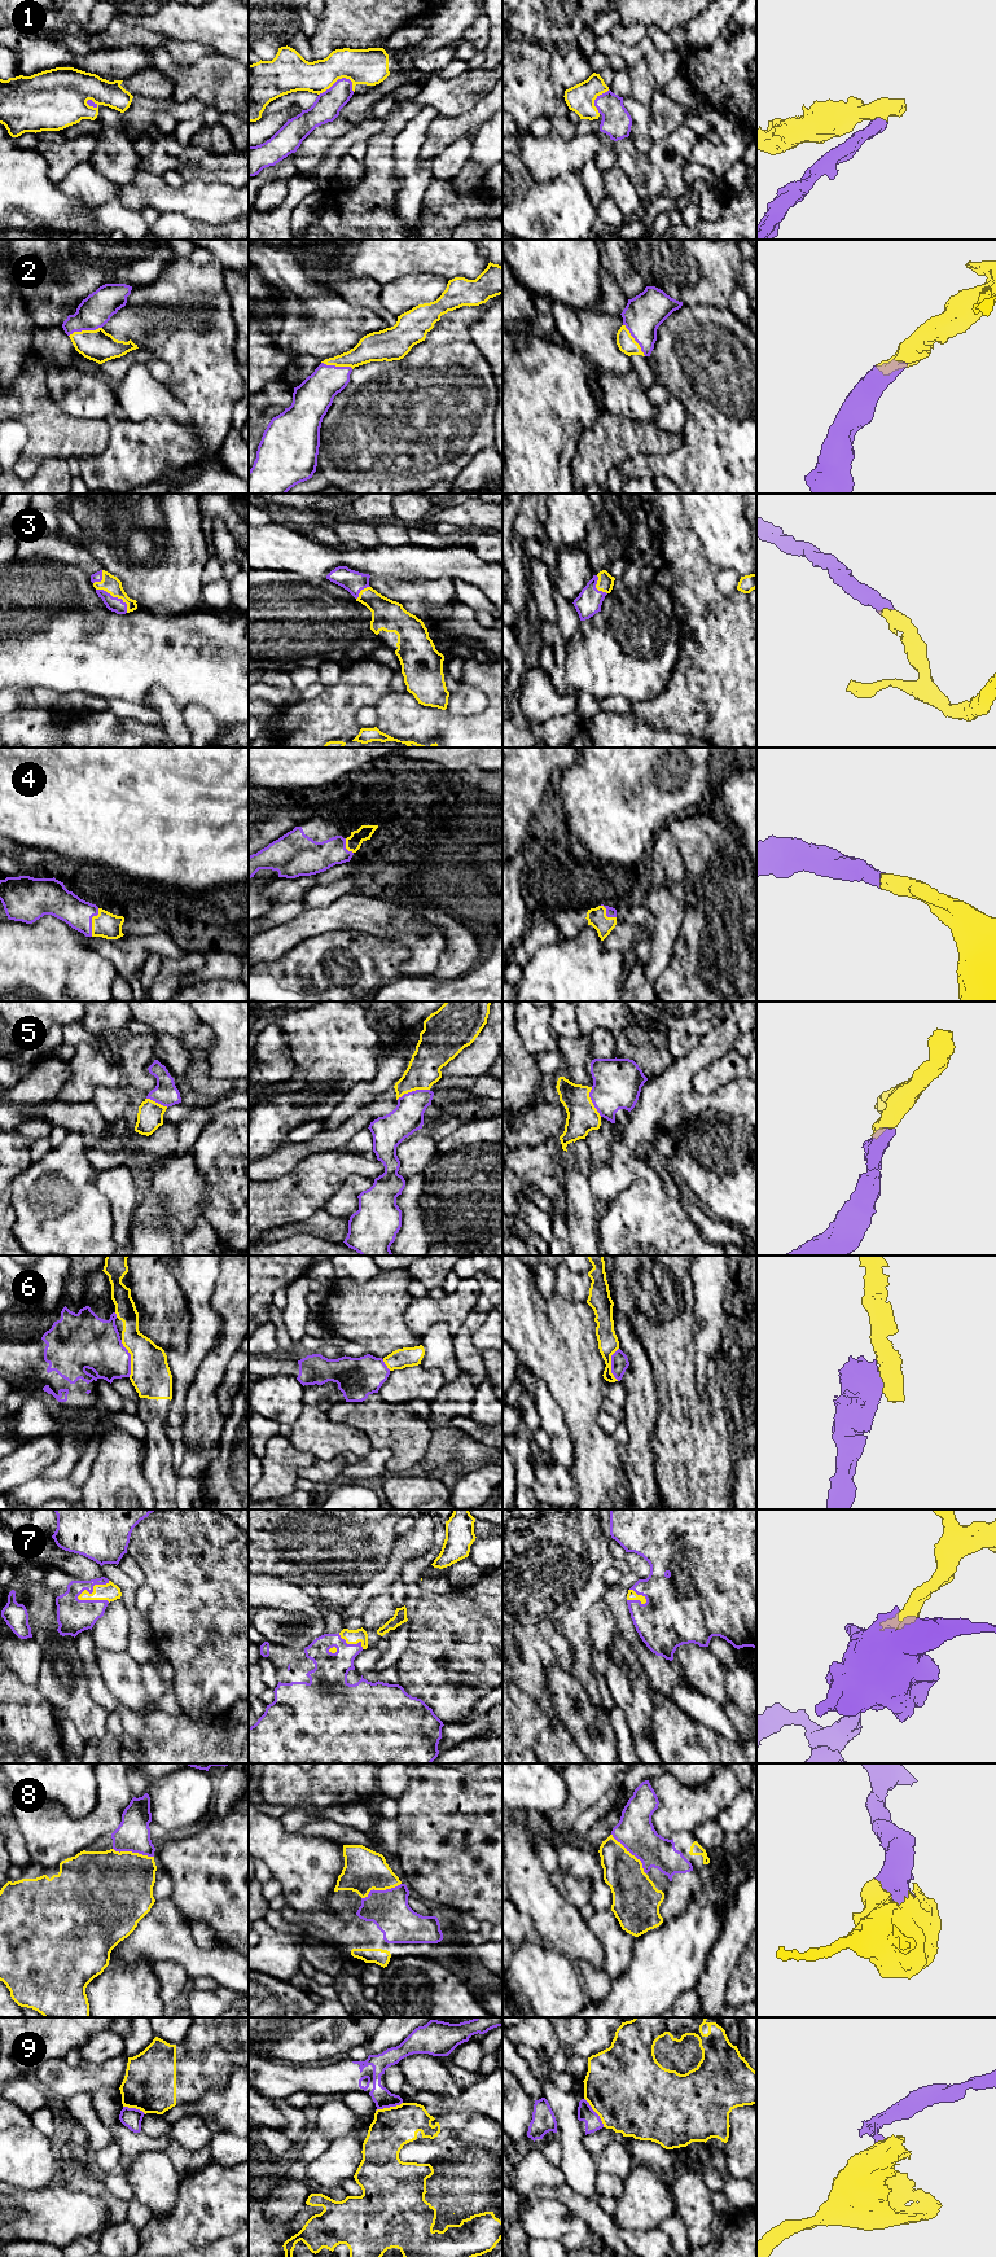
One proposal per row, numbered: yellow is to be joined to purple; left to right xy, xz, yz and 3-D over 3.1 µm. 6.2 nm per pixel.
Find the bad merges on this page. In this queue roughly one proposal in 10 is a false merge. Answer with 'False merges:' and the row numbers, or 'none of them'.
False merges: 1, 6, 9

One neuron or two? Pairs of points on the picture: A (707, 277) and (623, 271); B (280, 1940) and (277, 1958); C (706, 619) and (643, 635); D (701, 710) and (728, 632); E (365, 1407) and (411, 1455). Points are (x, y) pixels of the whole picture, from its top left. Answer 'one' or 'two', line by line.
A: one
B: one
C: two
D: one
E: one

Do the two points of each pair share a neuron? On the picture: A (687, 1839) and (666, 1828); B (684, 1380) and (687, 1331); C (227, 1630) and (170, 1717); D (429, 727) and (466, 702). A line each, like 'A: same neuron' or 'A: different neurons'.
A: different neurons
B: same neuron
C: different neurons
D: different neurons

